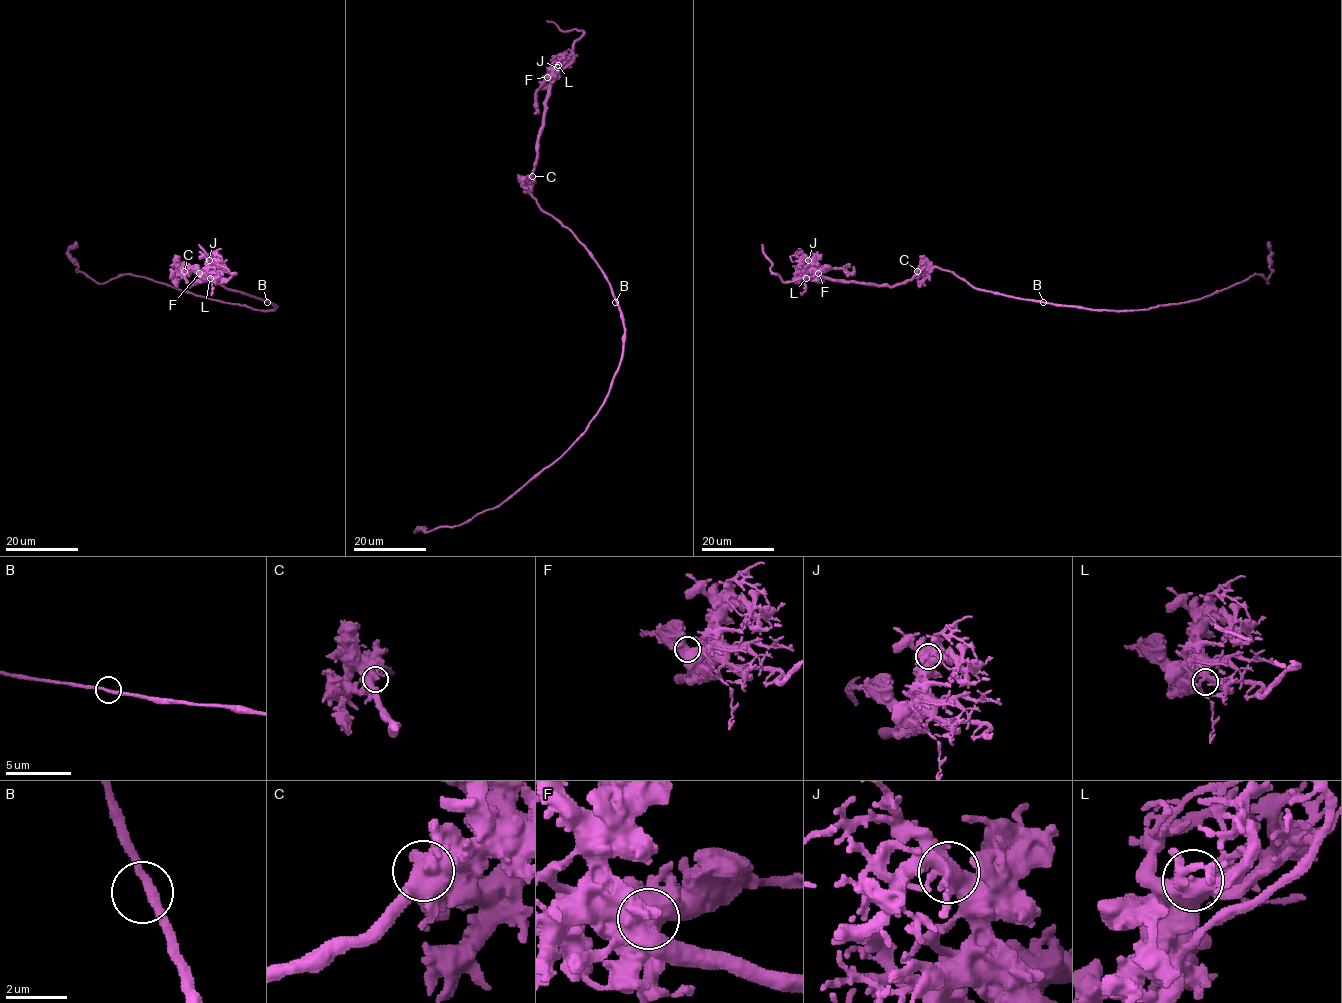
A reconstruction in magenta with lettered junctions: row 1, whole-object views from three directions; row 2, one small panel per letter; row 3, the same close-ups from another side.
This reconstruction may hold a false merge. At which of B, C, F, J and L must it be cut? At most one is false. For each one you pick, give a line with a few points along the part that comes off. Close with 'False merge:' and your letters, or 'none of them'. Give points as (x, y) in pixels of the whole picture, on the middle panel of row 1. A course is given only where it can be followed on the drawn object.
F: course (548, 77), (536, 93), (534, 112)
False merge: F

